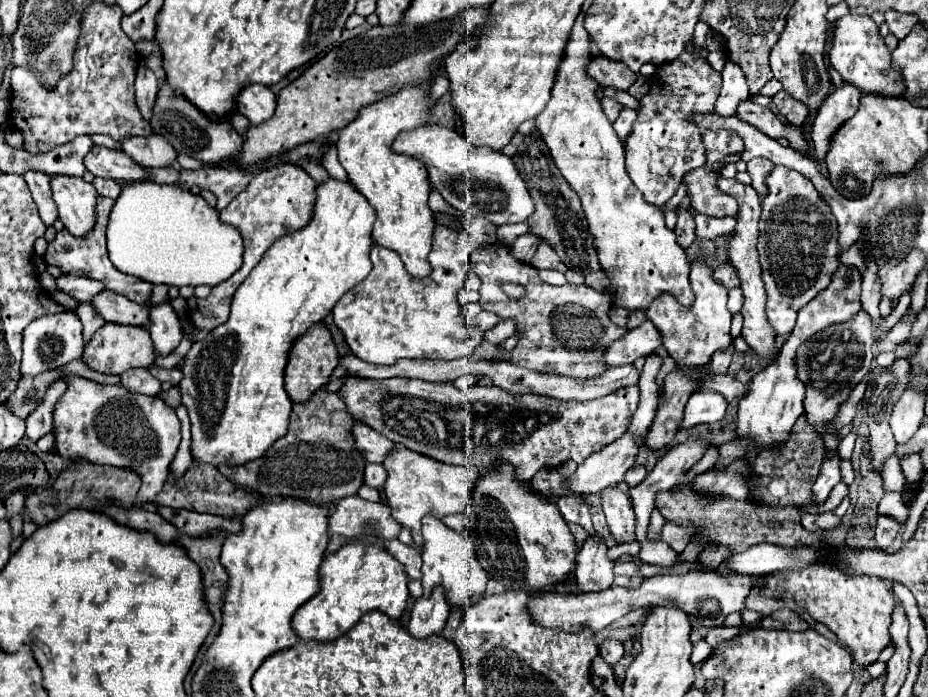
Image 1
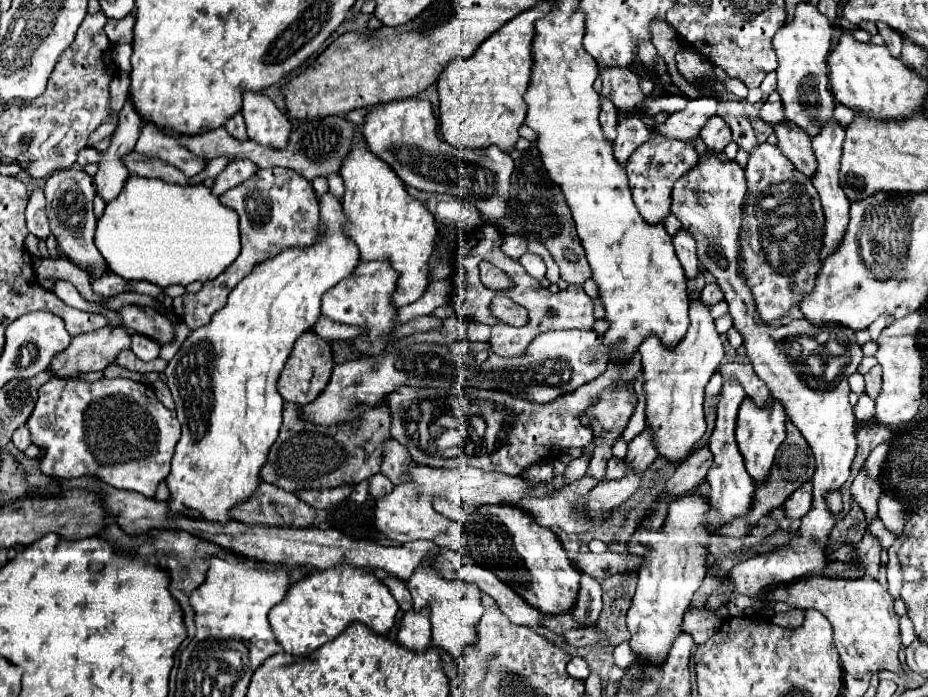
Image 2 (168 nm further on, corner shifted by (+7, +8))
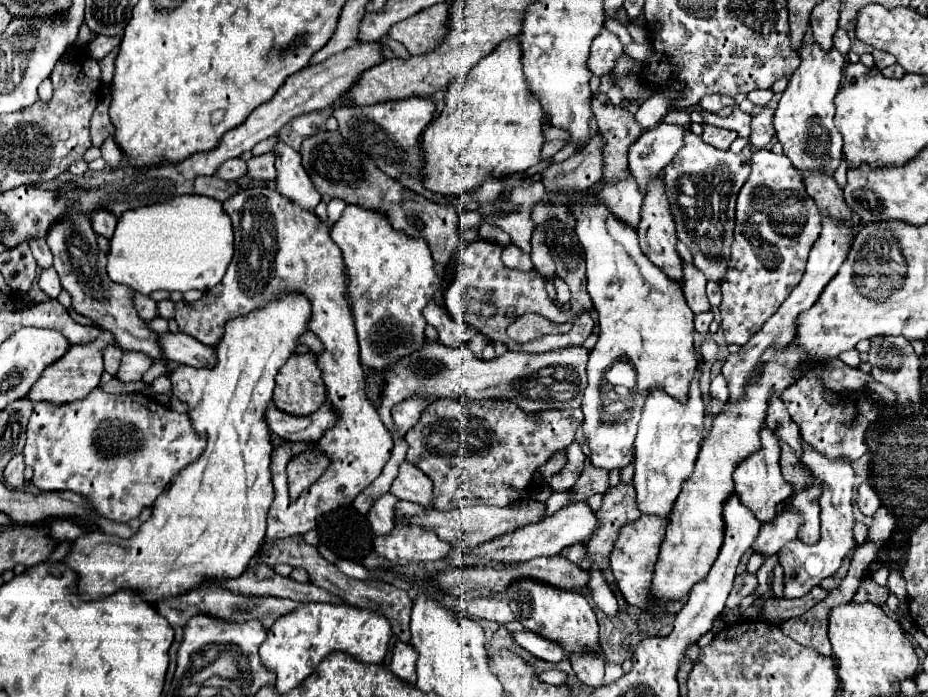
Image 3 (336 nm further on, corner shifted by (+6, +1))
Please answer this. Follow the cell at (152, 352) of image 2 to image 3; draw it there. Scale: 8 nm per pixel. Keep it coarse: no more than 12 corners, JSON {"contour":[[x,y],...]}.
{"contour":[[124,353],[116,379],[140,381],[152,365],[142,353]]}

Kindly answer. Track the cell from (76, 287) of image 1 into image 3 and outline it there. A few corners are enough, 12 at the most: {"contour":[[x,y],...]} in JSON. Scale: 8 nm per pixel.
{"contour":[[136,293],[134,307],[144,321],[158,317],[156,301]]}

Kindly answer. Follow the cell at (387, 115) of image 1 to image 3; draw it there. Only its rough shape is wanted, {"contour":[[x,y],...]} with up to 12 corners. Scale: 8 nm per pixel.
{"contour":[[348,205],[346,265],[360,361],[386,373],[428,341],[442,287],[430,247]]}

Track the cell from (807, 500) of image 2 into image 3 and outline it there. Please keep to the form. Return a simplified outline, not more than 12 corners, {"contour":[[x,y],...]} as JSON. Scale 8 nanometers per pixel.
{"contour":[[780,513],[762,525],[752,551],[776,555],[802,525],[798,513]]}

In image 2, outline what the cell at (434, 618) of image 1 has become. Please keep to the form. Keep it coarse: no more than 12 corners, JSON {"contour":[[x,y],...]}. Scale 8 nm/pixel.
{"contour":[[429,608],[409,610],[397,634],[409,650],[431,644]]}

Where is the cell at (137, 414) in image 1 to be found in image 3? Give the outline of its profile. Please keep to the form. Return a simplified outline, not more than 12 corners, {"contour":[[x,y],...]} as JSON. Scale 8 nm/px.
{"contour":[[96,387],[36,403],[24,463],[128,523],[206,449],[186,413]]}

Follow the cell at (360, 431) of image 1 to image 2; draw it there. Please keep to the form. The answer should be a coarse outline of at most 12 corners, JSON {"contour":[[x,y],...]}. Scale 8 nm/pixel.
{"contour":[[395,438],[383,440],[381,472],[395,484],[405,480],[411,456]]}

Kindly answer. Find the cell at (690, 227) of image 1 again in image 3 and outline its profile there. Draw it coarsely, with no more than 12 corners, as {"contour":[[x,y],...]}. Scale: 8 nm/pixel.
{"contour":[[684,263],[684,297],[694,313],[710,311],[706,277]]}

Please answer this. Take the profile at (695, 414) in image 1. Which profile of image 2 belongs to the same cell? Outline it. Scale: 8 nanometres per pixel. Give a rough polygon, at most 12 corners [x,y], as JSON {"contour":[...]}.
{"contour":[[713,374],[707,384],[705,398],[719,396],[723,380],[721,374]]}

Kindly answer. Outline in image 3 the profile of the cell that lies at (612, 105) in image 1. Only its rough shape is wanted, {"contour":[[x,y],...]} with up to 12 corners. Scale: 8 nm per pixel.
{"contour":[[602,137],[540,173],[546,191],[588,191],[600,181]]}

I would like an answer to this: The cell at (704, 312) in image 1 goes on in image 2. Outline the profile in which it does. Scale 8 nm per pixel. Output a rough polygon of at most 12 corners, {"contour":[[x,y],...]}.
{"contour":[[701,296],[681,342],[649,336],[647,424],[659,456],[683,460],[705,434],[703,390],[723,340]]}

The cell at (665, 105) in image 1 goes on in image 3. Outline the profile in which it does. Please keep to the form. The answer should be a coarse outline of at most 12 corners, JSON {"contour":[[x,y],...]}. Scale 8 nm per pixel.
{"contour":[[664,181],[650,185],[638,227],[642,253],[684,285]]}

